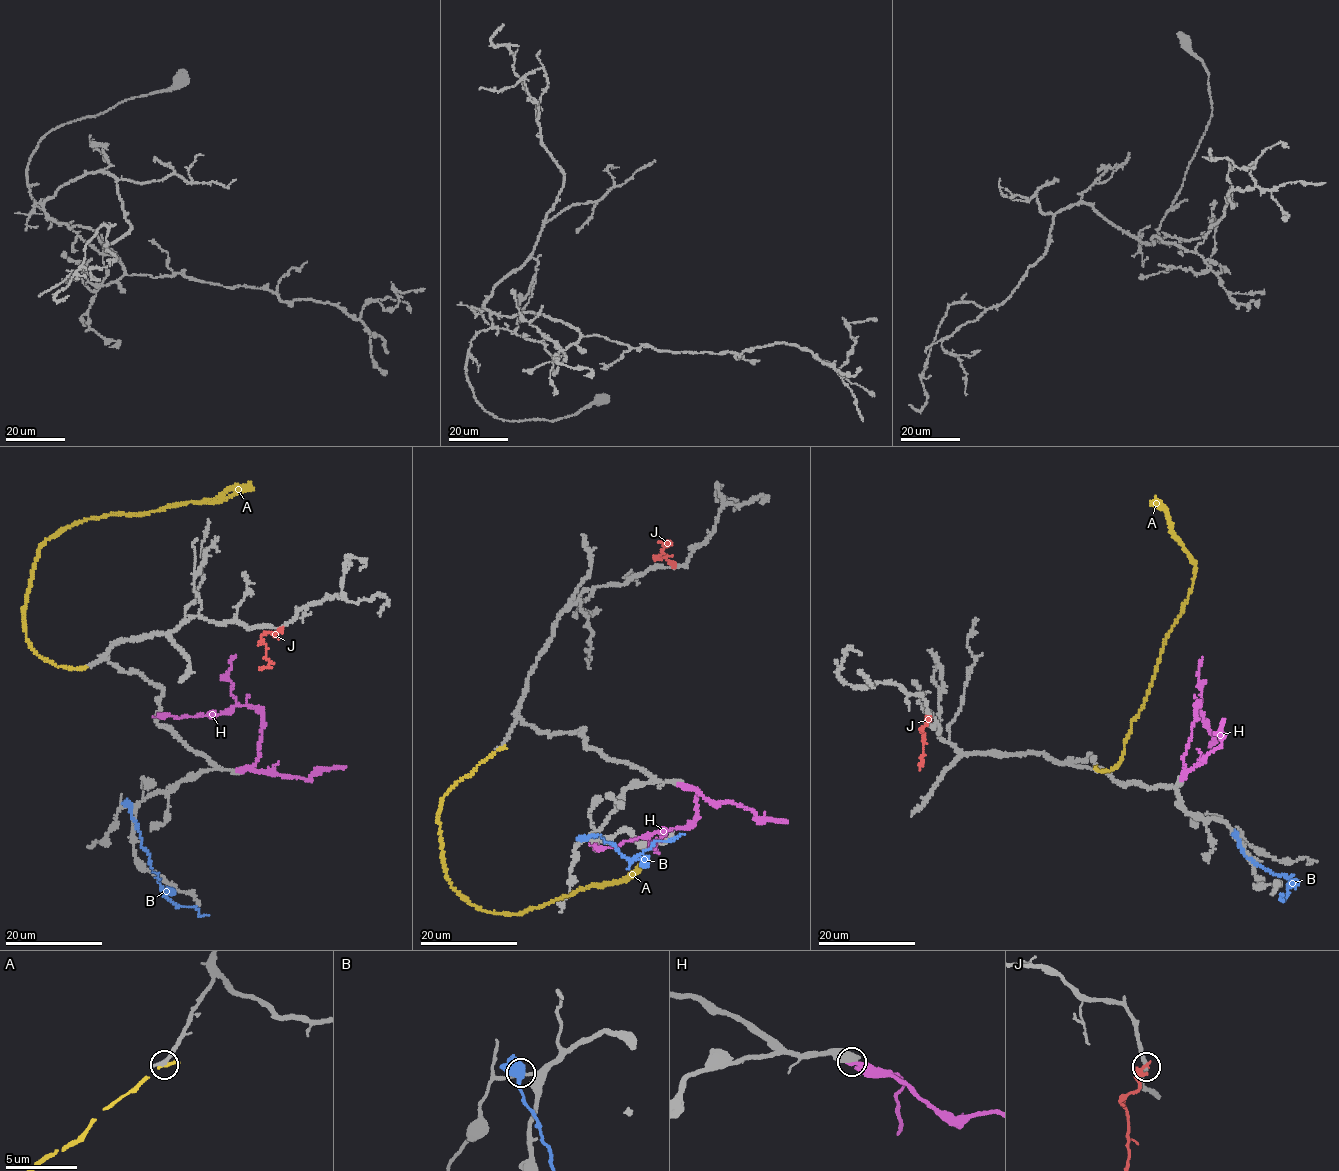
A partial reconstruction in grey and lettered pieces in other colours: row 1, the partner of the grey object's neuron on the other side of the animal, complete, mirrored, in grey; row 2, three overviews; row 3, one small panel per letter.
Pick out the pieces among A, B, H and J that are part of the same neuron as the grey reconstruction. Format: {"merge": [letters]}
{"merge": []}

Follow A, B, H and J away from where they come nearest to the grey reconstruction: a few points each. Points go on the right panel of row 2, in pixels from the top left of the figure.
A: (1096, 769), (1108, 772), (1120, 762), (1193, 578), (1195, 561), (1152, 501)
B: (1236, 834), (1244, 855), (1253, 863), (1286, 876), (1288, 893), (1279, 898)
H: (1181, 779), (1191, 725), (1199, 703), (1209, 732), (1215, 737), (1209, 747)
J: (930, 717), (921, 729), (923, 754), (919, 769)

